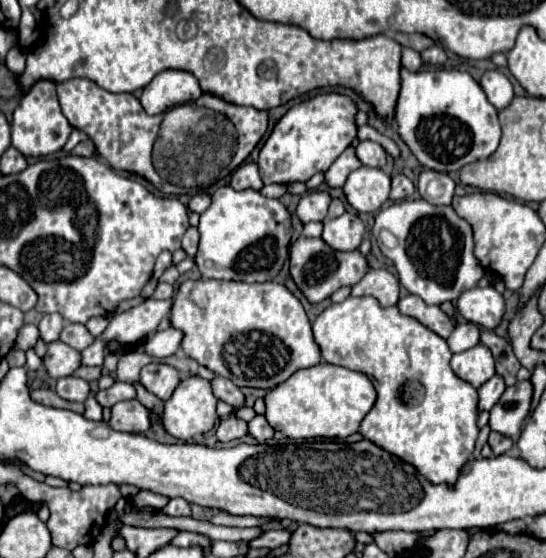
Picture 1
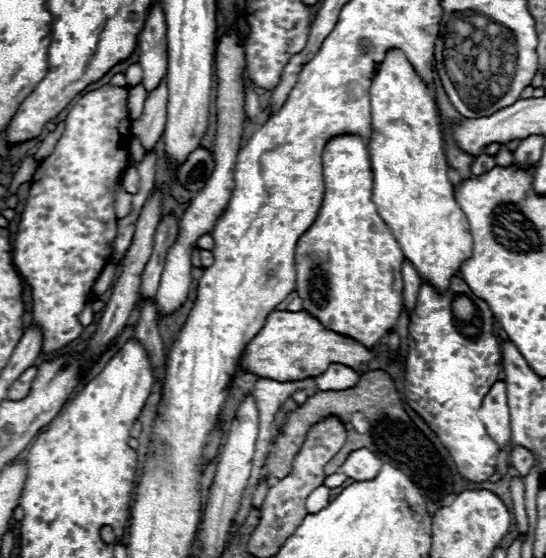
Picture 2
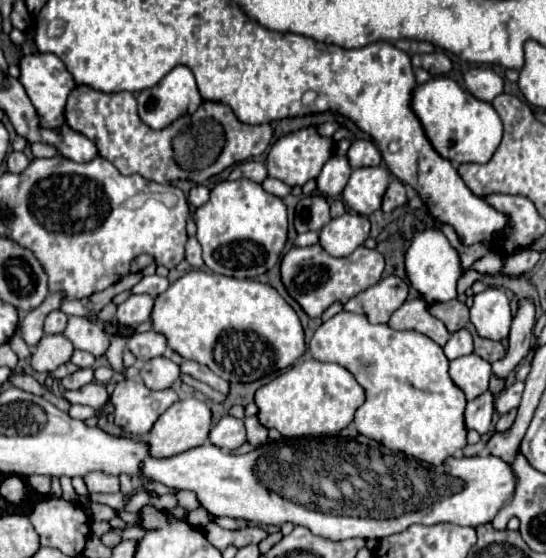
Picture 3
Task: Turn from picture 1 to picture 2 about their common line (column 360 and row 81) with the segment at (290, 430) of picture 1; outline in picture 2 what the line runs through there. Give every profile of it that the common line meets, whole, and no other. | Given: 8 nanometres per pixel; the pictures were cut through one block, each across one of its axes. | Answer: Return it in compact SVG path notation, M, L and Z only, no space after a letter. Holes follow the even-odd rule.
M388 50L370 86L372 136L368 142L372 162L372 200L388 224L404 258L412 262L422 280L444 294L452 276L472 256L472 236L466 216L454 198L448 180L444 138L434 96L414 72L400 50Z

